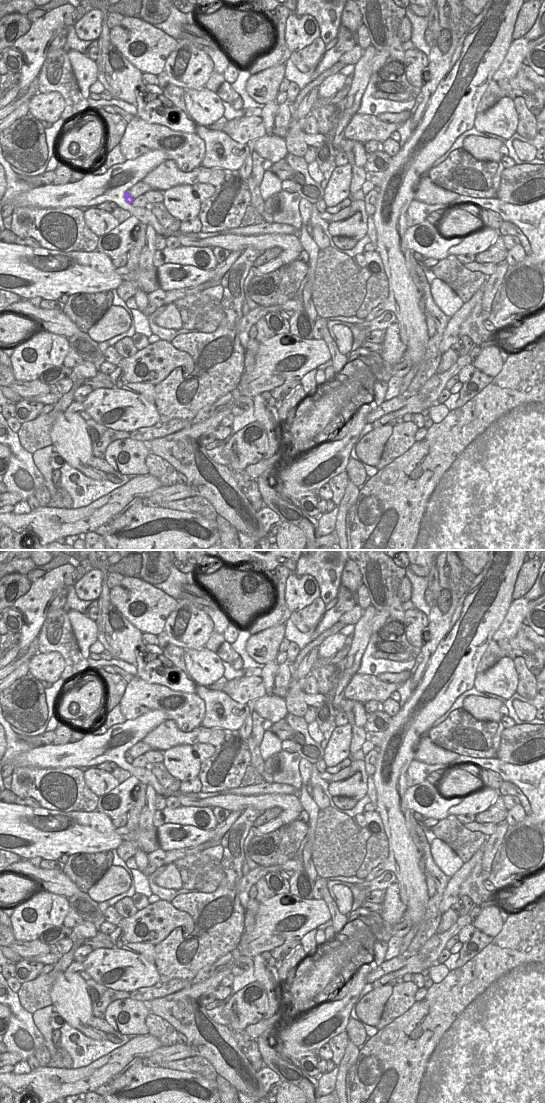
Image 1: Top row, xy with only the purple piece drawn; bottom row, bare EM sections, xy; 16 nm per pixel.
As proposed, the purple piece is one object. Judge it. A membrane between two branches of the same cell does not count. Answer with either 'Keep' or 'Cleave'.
Keep.

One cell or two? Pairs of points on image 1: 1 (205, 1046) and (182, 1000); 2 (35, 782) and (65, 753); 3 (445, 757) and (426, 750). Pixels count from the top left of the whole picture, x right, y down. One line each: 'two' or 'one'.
1: one
2: two
3: one

